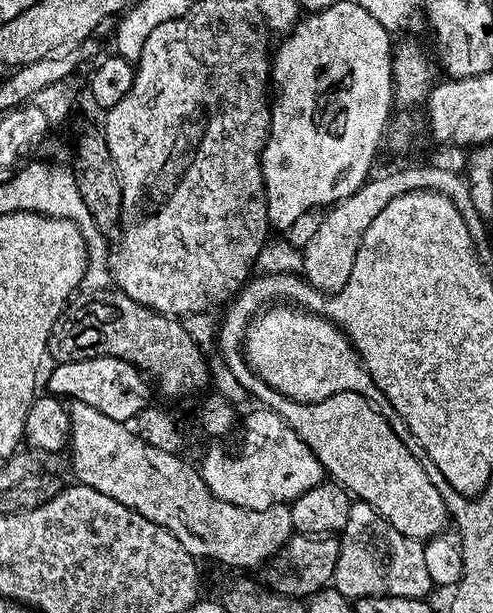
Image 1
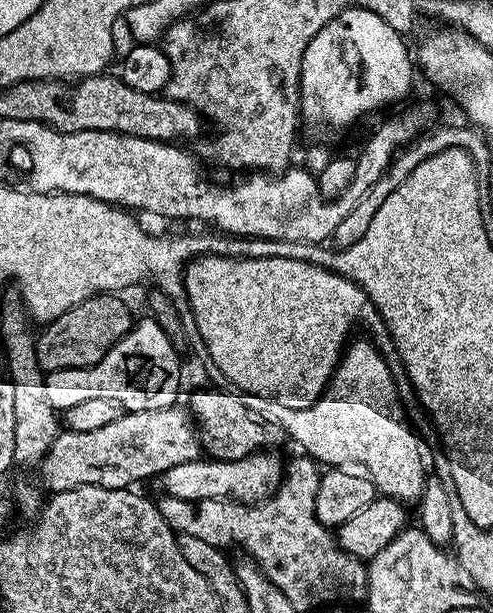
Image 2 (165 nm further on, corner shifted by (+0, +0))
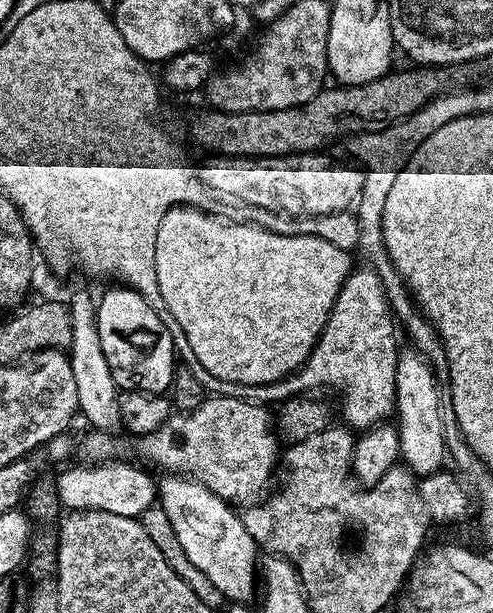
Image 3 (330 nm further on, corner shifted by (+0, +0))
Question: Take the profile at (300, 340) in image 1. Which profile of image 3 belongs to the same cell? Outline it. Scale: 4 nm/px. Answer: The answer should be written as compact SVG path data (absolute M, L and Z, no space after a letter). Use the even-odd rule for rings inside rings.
M173 206L162 218L158 226L158 242L154 242L154 270L158 270L158 290L162 298L166 298L166 310L171 323L184 335L188 348L192 351L195 363L209 372L214 378L231 384L269 384L285 380L287 376L299 370L310 358L314 346L320 340L322 330L326 326L328 316L332 312L334 302L339 298L340 291L348 276L354 270L352 264L353 253L347 248L334 246L334 242L326 242L326 238L317 236L287 236L272 232L259 223L232 224L216 216L192 207Z

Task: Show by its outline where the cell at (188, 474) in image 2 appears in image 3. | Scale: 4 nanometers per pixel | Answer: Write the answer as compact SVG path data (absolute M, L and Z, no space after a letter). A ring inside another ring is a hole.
M111 459L107 464L89 464L80 468L68 468L54 480L57 501L65 509L74 512L102 510L106 514L122 514L140 518L148 508L157 503L158 484L148 472L132 464L118 464Z

